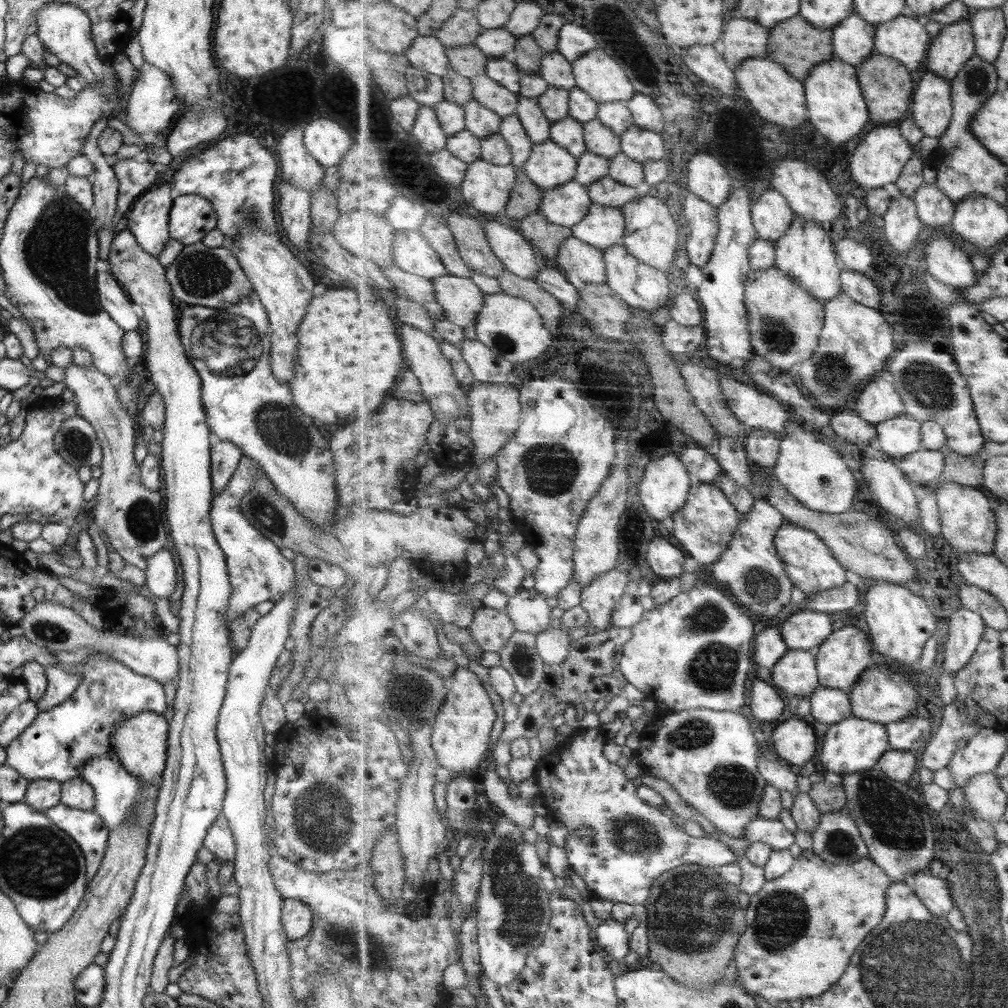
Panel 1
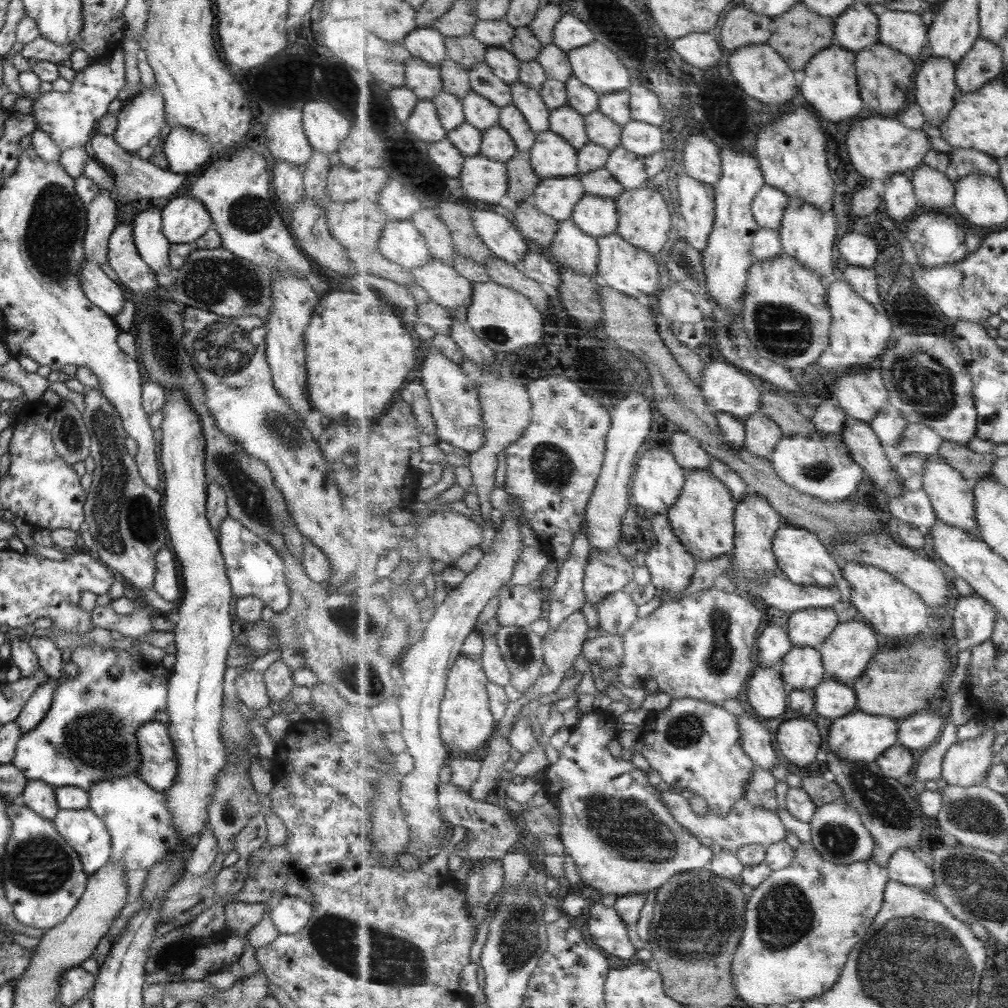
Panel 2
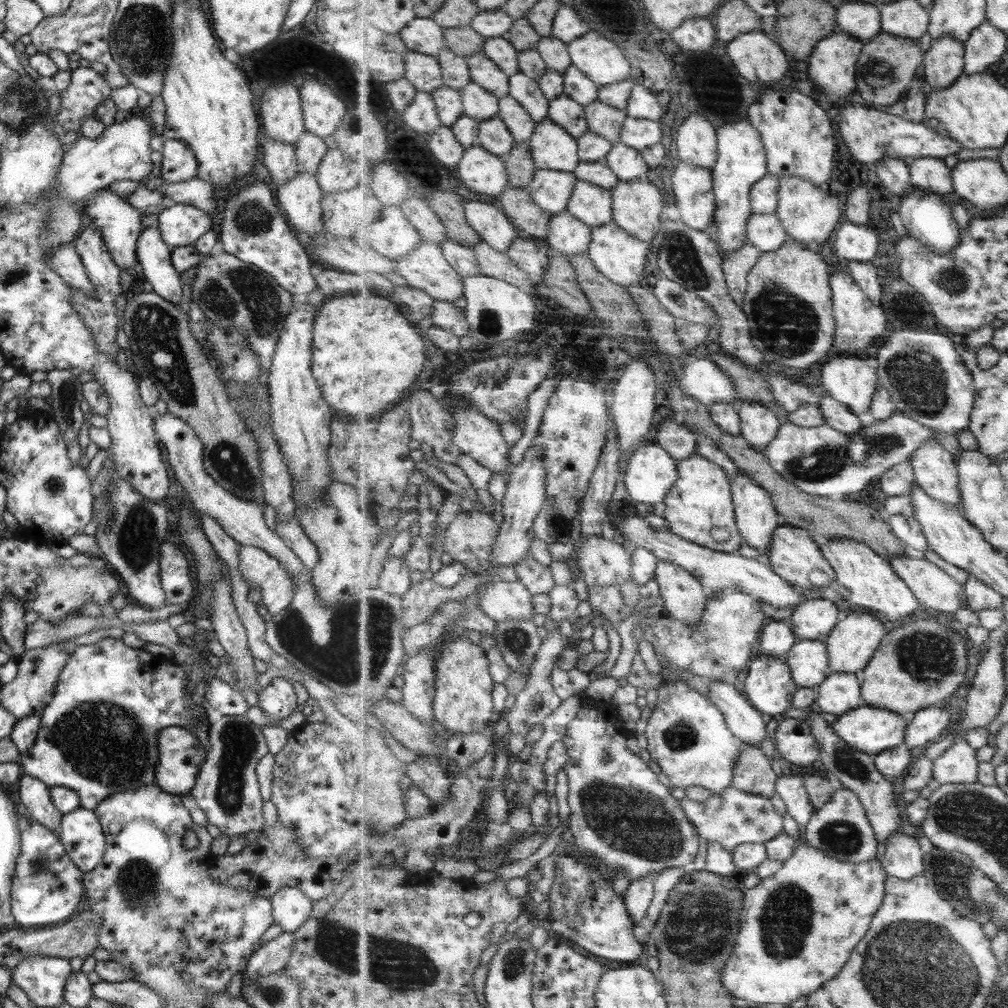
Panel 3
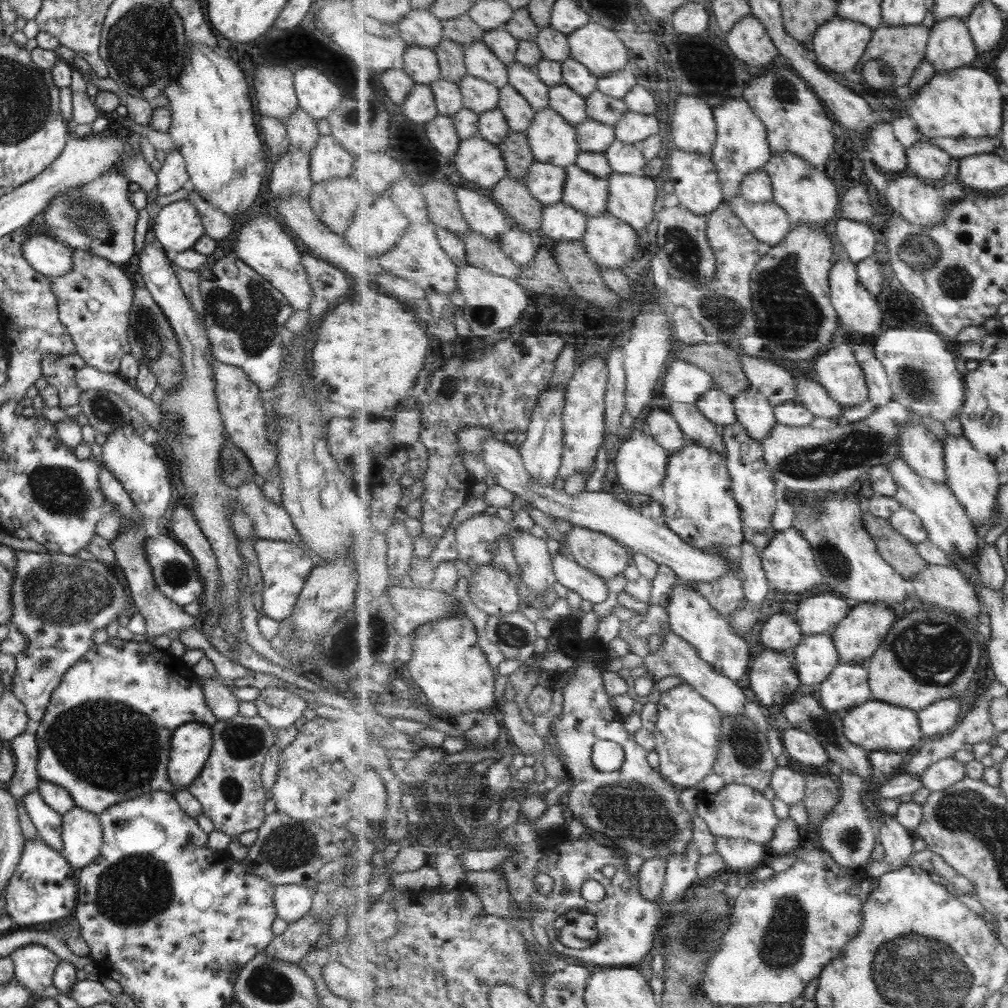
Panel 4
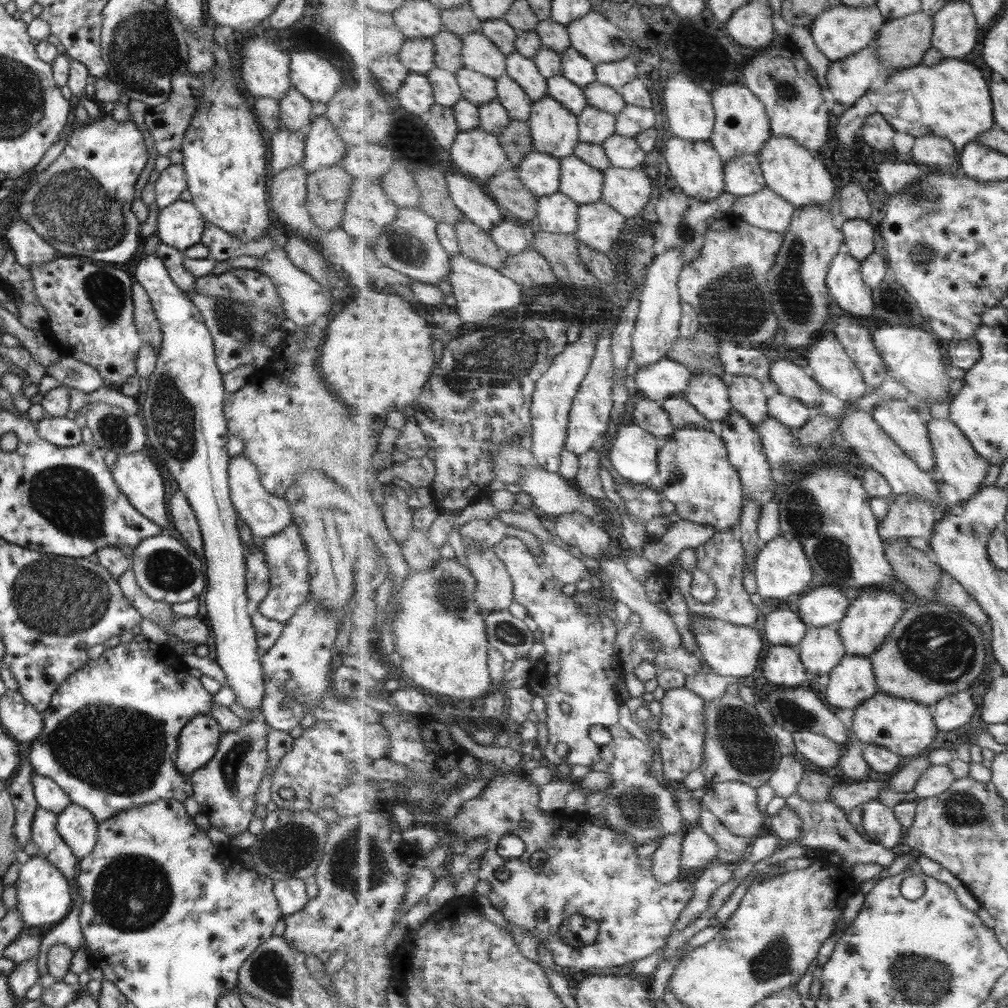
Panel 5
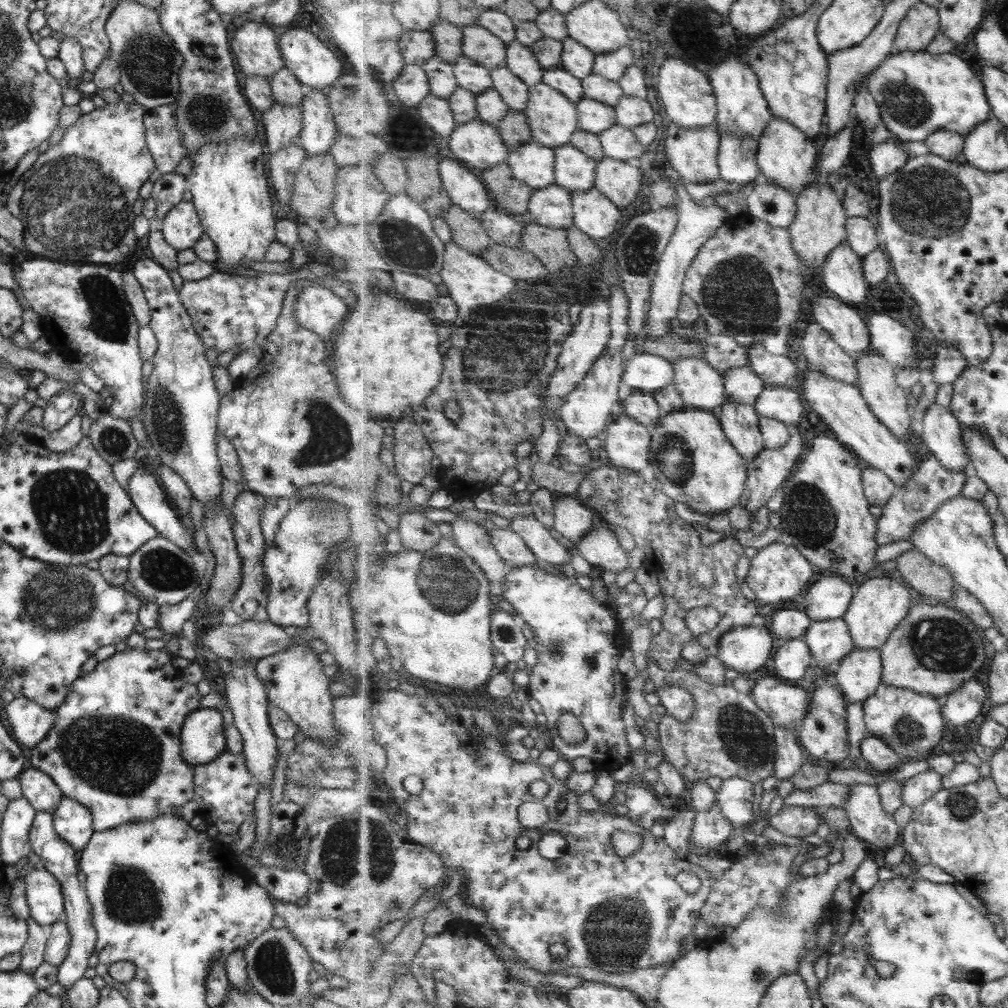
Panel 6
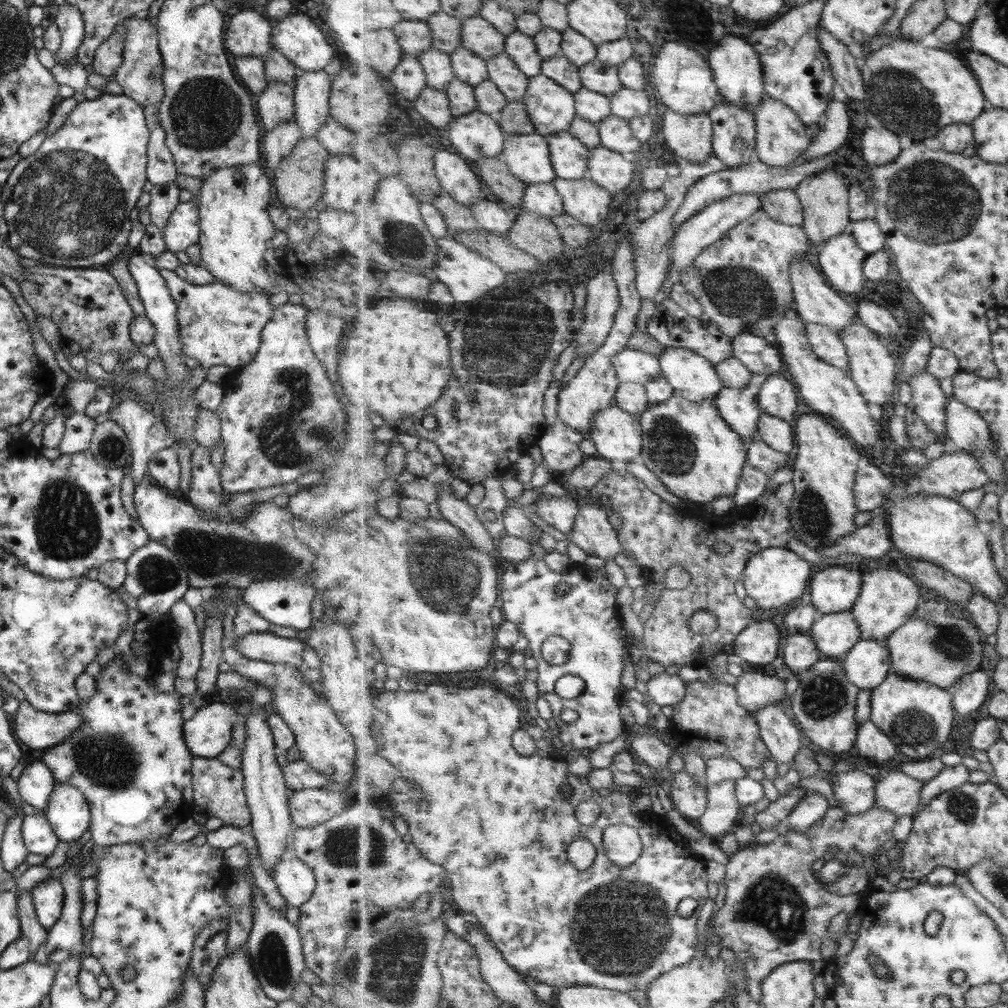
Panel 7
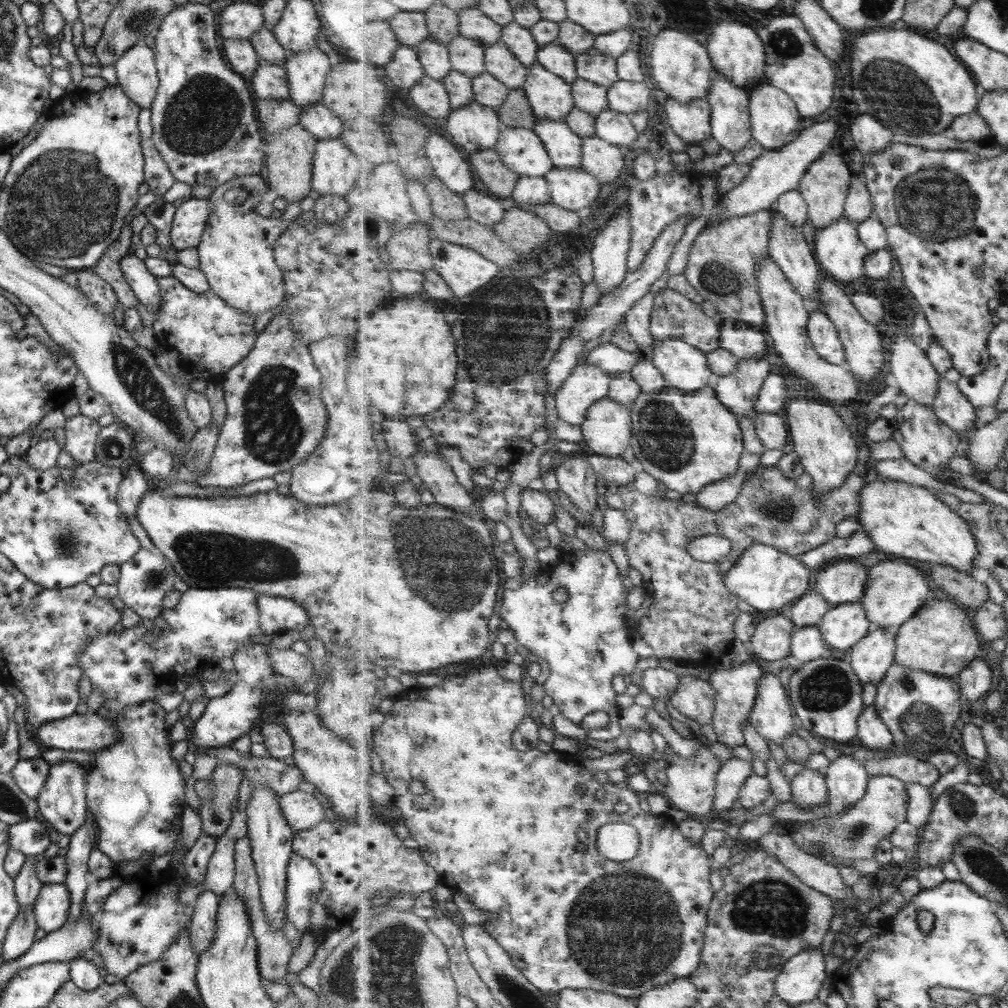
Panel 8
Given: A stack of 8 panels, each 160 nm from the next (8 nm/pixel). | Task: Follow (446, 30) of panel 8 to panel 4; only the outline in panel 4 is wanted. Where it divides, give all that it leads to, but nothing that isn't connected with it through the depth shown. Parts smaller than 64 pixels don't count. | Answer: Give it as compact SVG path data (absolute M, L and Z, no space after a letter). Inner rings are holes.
M446 38L434 51L440 62L442 78L459 85L463 77L468 75L462 46Z

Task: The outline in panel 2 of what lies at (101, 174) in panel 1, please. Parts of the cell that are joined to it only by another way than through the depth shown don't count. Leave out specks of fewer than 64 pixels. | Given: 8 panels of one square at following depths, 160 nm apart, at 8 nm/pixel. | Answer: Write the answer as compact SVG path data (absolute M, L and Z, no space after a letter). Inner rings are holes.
M102 189L90 203L85 205L86 229L81 242L84 260L98 267L108 261L108 236L117 222L115 213L118 206L114 195Z

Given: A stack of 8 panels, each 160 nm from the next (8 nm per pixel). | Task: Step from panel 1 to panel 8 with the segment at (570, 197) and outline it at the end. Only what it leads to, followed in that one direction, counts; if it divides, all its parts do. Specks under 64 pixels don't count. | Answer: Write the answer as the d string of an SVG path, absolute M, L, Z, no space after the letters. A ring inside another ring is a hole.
M501 126L500 139L494 149L519 176L544 177L555 167L544 141L528 128Z

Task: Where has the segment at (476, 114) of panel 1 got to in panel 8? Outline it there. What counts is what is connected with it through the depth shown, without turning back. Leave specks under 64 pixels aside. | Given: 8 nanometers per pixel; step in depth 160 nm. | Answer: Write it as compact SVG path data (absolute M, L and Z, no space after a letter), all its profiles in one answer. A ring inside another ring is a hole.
M457 36L448 47L452 67L474 79L486 71L484 49L465 36Z

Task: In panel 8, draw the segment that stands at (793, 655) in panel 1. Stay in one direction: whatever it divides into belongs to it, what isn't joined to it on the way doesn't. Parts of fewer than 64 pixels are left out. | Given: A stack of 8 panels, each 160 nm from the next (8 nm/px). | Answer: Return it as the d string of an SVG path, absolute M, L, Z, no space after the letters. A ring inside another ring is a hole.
M861 602L831 606L818 627L825 640L837 650L849 650L875 627Z

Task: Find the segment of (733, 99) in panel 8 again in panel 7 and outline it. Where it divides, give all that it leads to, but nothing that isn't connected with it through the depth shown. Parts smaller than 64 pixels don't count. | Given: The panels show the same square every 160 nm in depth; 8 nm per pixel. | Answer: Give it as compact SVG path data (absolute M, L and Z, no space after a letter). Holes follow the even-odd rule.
M724 98L708 116L714 129L714 153L729 169L759 160L756 153L756 118L749 110L743 110L743 107Z

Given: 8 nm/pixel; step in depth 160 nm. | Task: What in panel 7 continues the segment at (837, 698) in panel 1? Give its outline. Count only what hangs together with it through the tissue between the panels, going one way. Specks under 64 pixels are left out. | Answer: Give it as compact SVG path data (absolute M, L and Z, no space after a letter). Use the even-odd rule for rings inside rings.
M863 638L853 646L843 662L849 678L861 691L872 691L880 687L893 670L893 665L887 640L865 640Z

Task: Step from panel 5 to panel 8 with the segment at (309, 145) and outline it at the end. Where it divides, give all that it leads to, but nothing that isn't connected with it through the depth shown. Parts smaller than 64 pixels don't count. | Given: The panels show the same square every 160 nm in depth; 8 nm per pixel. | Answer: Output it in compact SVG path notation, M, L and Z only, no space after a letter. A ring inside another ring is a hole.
M318 48L291 51L282 64L288 82L288 99L298 108L309 108L321 98L324 78L333 61Z

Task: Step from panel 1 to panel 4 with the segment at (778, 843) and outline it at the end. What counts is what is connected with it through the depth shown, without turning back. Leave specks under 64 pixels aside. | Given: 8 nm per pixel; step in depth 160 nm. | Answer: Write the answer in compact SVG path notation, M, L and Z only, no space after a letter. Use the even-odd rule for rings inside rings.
M727 782L715 793L700 791L696 813L704 818L716 837L744 838L759 844L769 844L780 821L771 800L763 796L762 791L747 785Z

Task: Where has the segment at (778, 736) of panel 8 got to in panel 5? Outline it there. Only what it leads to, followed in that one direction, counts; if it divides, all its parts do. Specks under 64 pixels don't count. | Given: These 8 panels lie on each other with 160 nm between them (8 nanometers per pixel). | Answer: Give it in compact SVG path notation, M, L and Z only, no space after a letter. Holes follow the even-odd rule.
M793 753L782 755L778 768L768 782L781 798L789 798L791 794L798 792L798 786L804 779L806 770L803 770L803 764L795 758Z

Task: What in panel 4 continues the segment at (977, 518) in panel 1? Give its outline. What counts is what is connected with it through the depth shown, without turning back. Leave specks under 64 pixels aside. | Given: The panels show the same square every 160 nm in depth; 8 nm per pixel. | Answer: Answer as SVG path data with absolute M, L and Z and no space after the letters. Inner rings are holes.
M909 421L901 434L901 457L913 472L947 485L944 442L920 421Z

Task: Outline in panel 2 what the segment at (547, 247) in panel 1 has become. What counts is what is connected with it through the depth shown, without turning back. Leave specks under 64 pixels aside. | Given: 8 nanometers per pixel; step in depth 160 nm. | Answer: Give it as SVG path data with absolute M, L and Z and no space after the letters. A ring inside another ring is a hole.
M531 200L517 204L513 219L521 228L521 232L536 245L551 248L559 228L558 220L539 210Z

